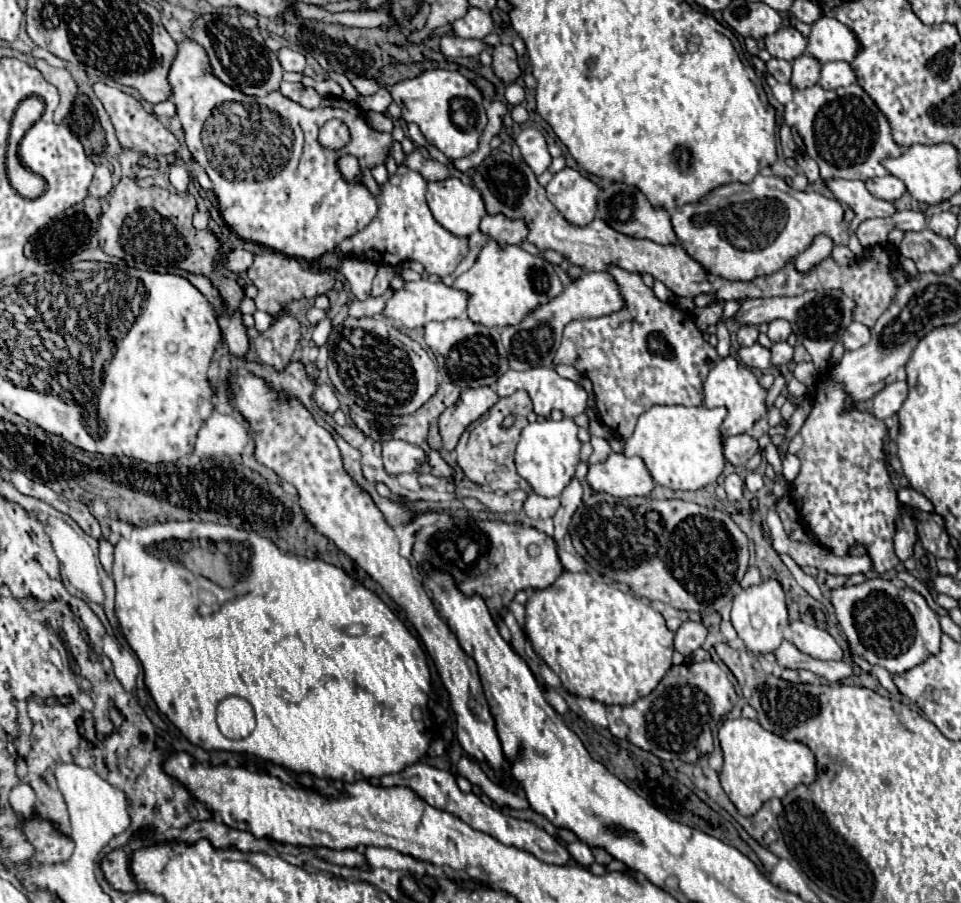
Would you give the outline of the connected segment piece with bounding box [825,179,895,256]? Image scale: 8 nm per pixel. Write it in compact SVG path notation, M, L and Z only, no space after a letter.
M827 179L825 185L829 187L831 195L849 205L854 212L854 218L850 222L851 237L848 247L857 256L863 251L863 247L856 237L856 230L863 222L863 219L871 219L871 217L889 217L895 213L895 207L887 201L881 201L877 197L873 197L863 181L845 181L845 179Z

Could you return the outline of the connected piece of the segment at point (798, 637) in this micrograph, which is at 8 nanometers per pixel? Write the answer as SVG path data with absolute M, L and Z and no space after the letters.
M793 621L789 627L793 631L793 645L805 655L811 655L813 659L825 659L825 661L843 659L841 647L833 641L833 637L825 629L819 629L803 621Z

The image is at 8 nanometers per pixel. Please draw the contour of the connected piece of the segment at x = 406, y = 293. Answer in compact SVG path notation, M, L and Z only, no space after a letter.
M419 279L419 281L409 281L403 285L403 289L395 291L387 301L385 301L385 317L393 319L401 327L407 329L419 329L425 327L431 321L447 321L455 317L463 317L467 307L467 293L453 289L445 285L443 281L431 281L431 279Z

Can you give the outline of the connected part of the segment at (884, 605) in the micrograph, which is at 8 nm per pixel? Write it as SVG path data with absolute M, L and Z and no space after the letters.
M881 577L867 579L861 585L831 589L831 603L851 649L871 665L885 667L891 675L903 675L903 671L939 653L941 627L937 613L909 587L899 589Z

